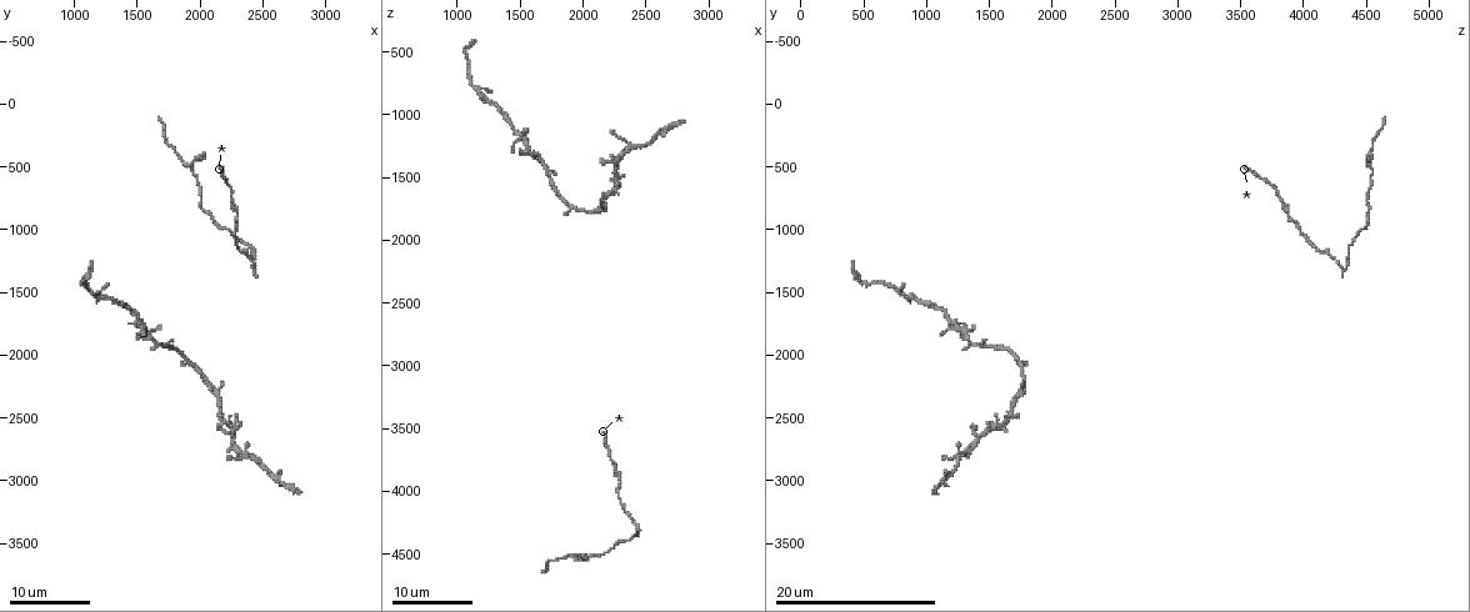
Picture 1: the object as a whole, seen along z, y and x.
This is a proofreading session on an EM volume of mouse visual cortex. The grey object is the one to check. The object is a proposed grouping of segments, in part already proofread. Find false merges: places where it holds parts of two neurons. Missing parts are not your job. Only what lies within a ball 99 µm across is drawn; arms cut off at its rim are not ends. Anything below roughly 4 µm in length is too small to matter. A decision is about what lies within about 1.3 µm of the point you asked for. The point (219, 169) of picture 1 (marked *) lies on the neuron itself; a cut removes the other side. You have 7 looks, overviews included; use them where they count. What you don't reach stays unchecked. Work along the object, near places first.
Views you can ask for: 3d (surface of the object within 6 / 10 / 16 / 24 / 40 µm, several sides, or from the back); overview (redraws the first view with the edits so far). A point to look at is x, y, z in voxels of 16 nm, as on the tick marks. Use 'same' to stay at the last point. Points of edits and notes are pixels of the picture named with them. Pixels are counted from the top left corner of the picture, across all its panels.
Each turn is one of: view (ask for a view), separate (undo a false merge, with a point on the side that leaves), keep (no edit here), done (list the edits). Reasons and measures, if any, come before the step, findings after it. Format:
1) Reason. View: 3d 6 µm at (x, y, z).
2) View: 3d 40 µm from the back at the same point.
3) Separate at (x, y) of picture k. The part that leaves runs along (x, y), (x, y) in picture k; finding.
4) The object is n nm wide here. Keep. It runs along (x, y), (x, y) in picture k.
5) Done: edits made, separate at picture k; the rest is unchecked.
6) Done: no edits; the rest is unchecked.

Thin neck. View: 3d 24 µm at (2300, 880, 3880).

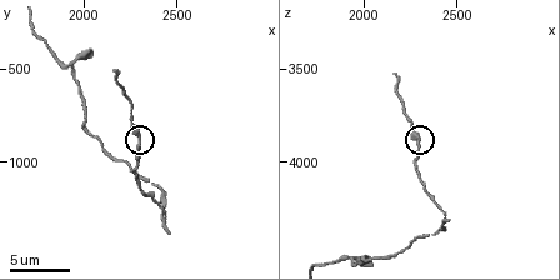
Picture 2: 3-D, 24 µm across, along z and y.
View: 3d 6 µm at (2300, 900, 3860).

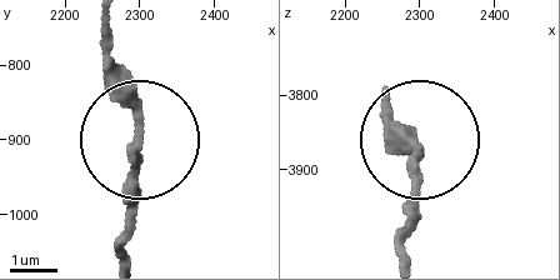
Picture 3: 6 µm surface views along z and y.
Keep. It runs along (383, 95), (418, 150), (410, 234) in picture 3; all the same neuron.

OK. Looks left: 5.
Three arms meet. View: 3d 16 µm at (1920, 2080, 1720).

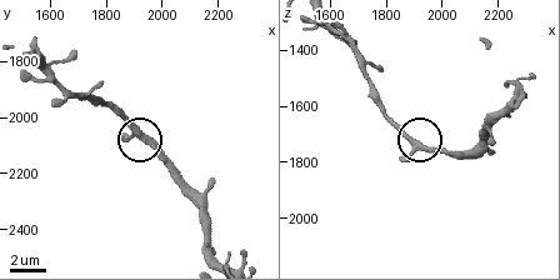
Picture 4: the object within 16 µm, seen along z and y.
Zoom in. View: 3d 6 µm at (1920, 2050, 1730).

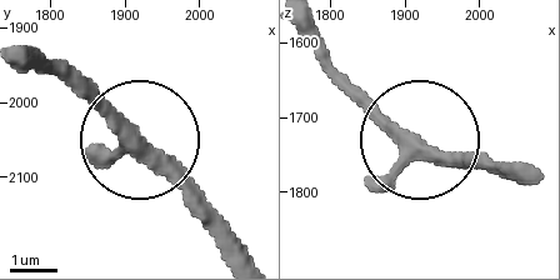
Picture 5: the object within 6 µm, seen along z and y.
The object is 300 nm wide here. Keep. All the same neuron.

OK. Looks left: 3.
View: 3d 24 µm at (1120, 1500, 780).

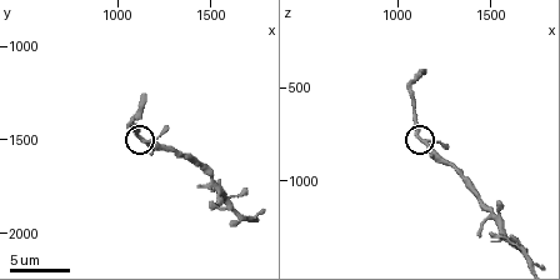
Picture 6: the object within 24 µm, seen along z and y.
View: 3d 6 µm at (1120, 1500, 760).

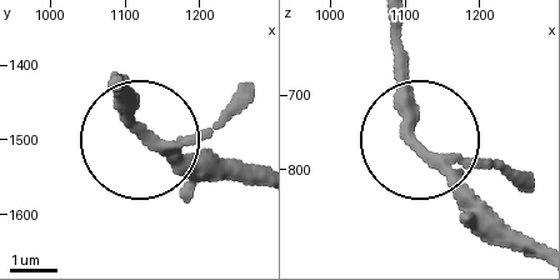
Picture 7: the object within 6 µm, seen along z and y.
3 arms meet here. Keep. Continuous, no second neuron.

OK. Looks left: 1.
Three-way junction. View: 3d 10 µm at (1600, 1860, 1340).

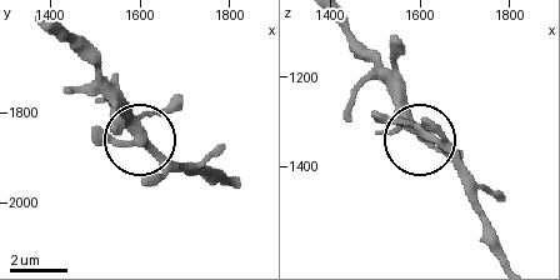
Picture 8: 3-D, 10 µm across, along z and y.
Keep. All the same neuron.

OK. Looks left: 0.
Done: no edits; the rest is unchecked.

